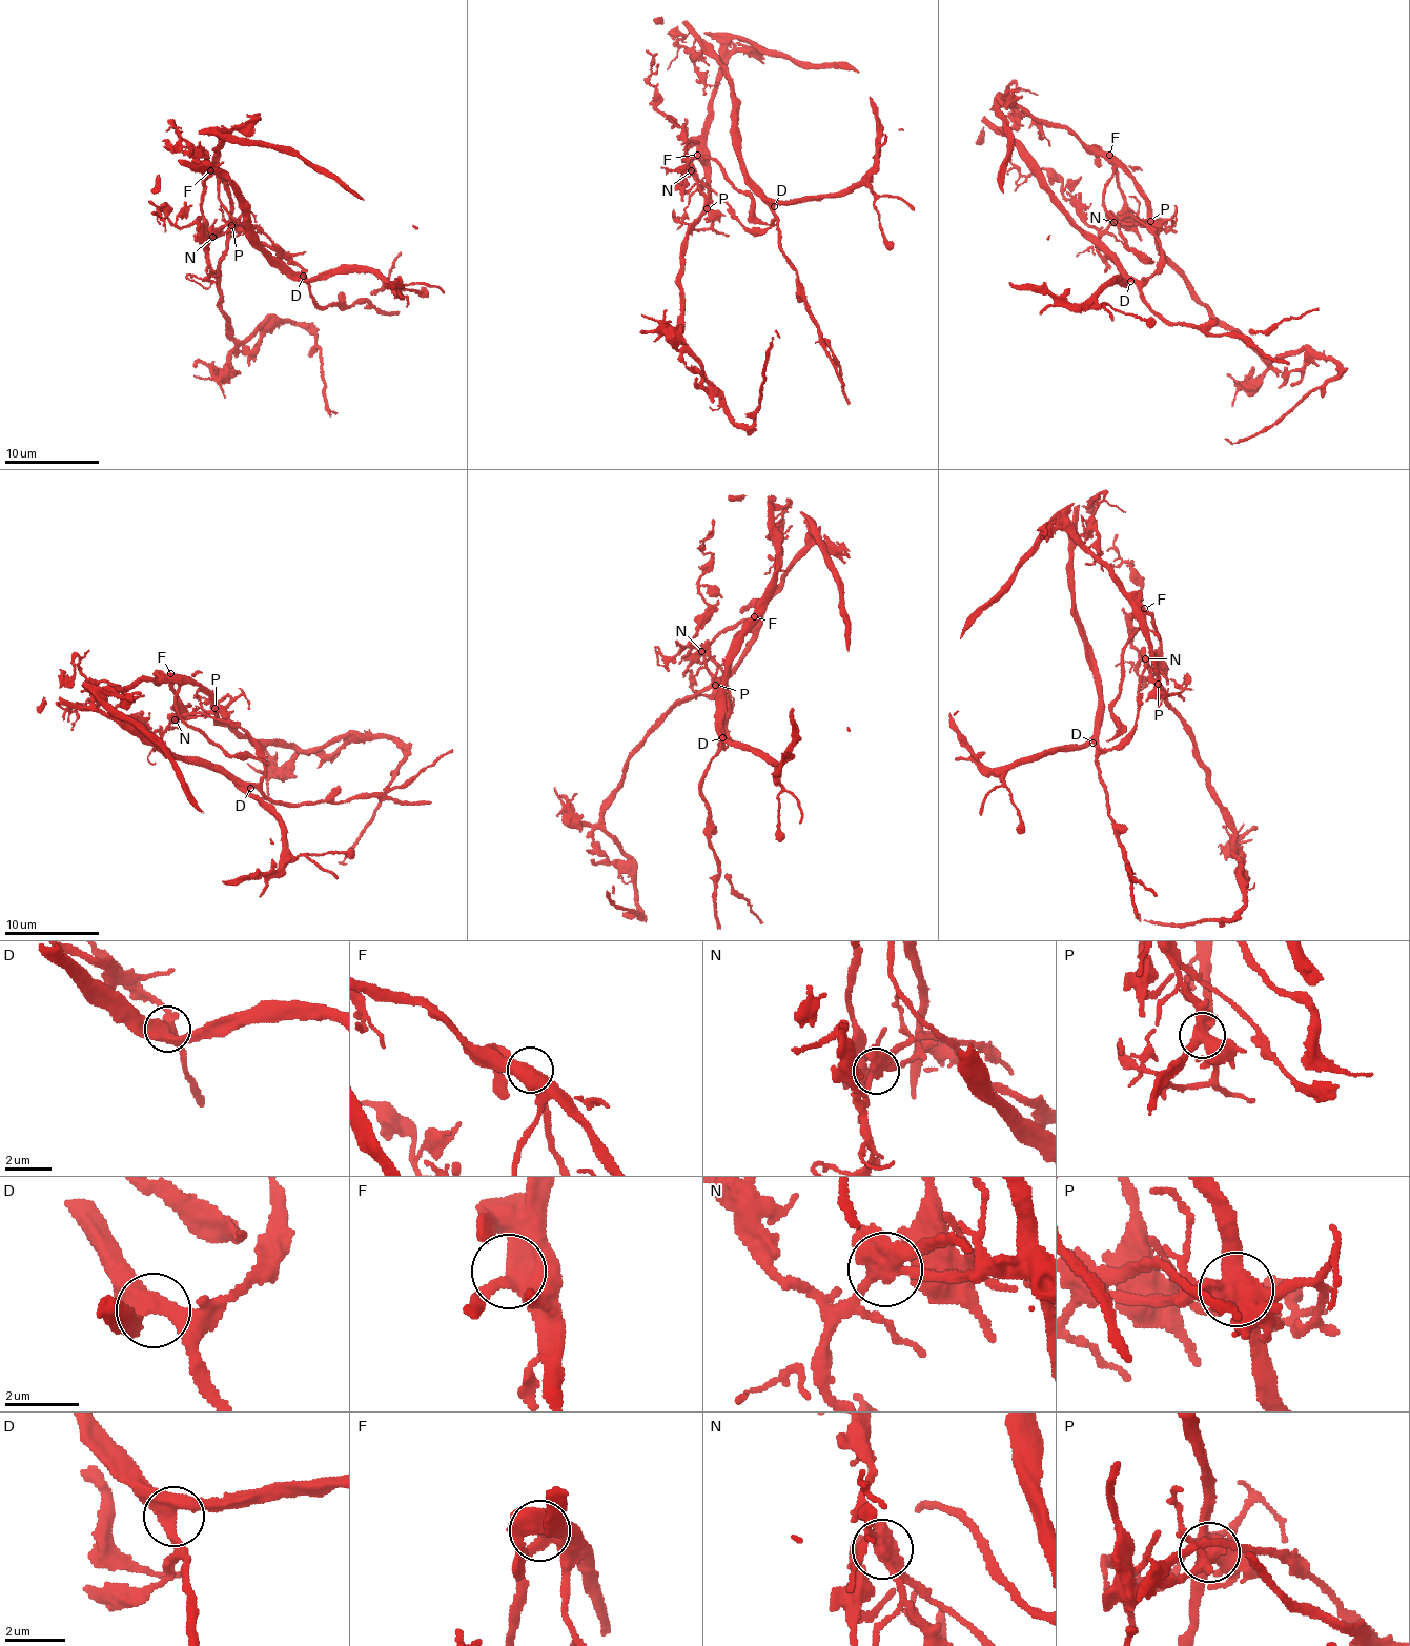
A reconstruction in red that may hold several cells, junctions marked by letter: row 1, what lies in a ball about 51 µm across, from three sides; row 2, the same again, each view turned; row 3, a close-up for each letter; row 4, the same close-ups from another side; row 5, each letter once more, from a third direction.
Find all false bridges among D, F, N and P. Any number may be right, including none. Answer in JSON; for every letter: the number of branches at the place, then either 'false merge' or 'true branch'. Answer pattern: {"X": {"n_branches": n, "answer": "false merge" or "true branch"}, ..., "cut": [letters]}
{"D": {"n_branches": 3, "answer": "true branch"}, "F": {"n_branches": 2, "answer": "true branch"}, "N": {"n_branches": 4, "answer": "false merge"}, "P": {"n_branches": 4, "answer": "false merge"}, "cut": ["N", "P"]}

